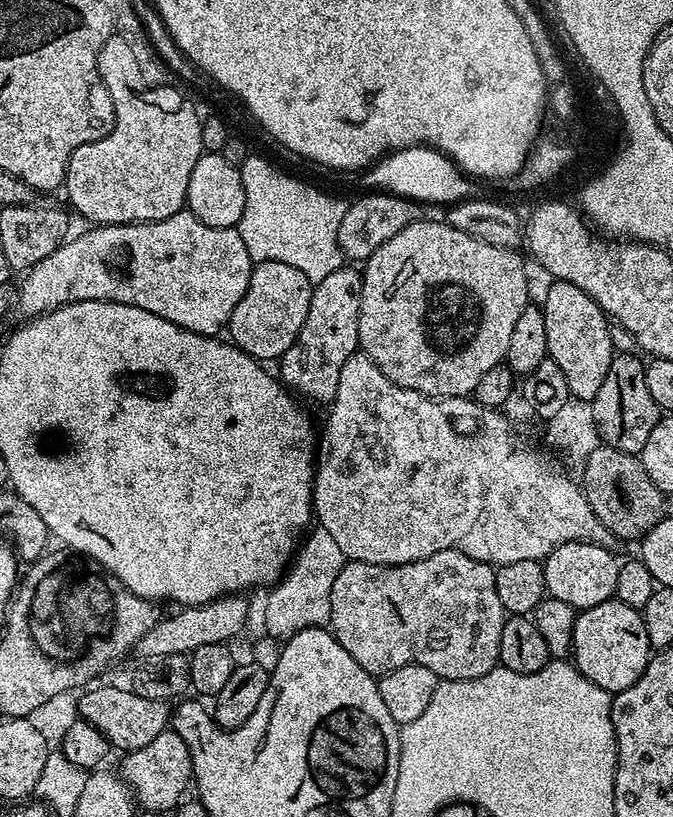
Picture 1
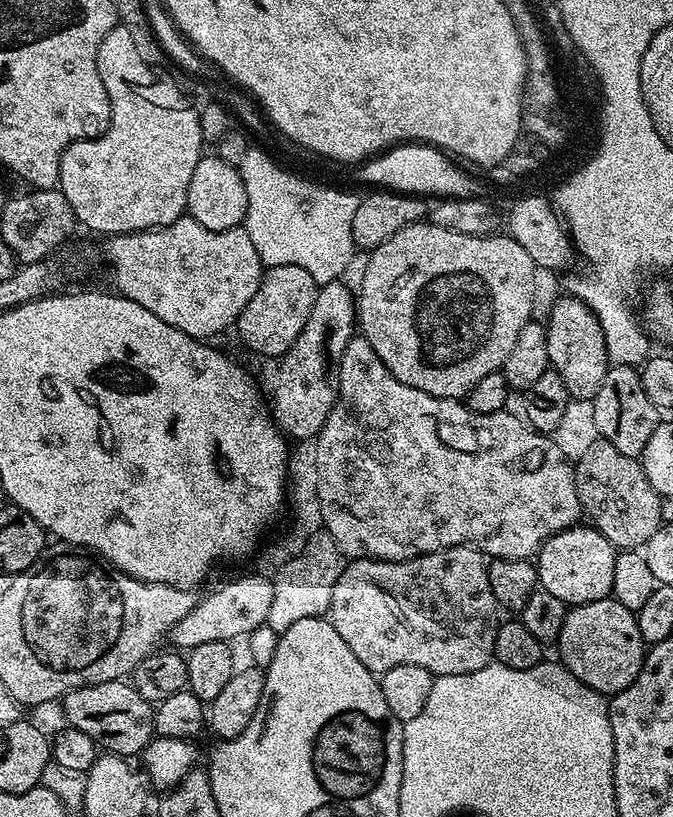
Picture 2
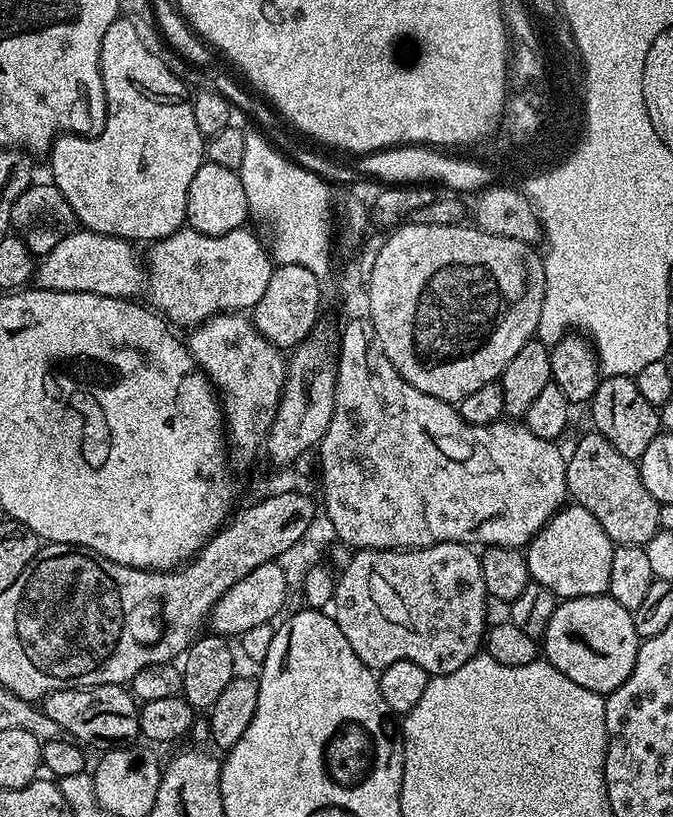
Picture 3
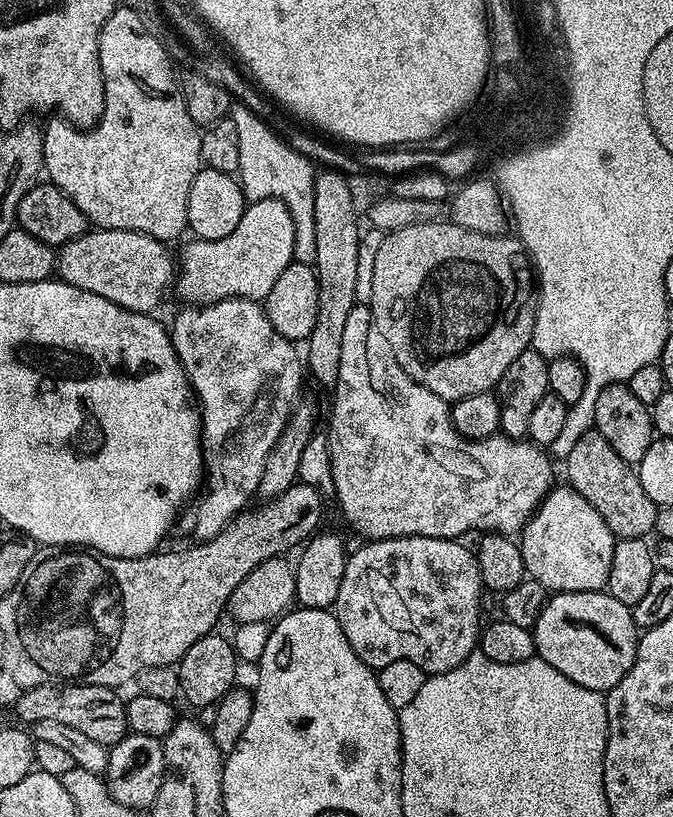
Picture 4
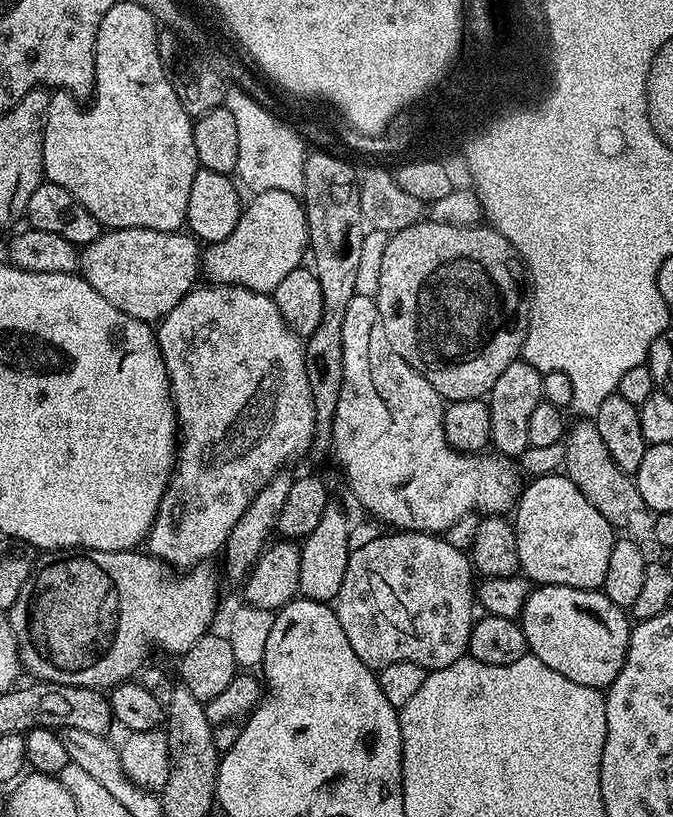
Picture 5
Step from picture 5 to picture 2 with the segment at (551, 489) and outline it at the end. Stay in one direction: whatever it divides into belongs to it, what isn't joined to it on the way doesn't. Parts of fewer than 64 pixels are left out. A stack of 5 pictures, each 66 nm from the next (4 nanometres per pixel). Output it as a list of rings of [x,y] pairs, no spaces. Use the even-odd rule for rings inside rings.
[[[577,526],[562,530],[550,537],[535,557],[539,587],[569,606],[607,600],[614,586],[616,553],[617,549],[596,528]]]

